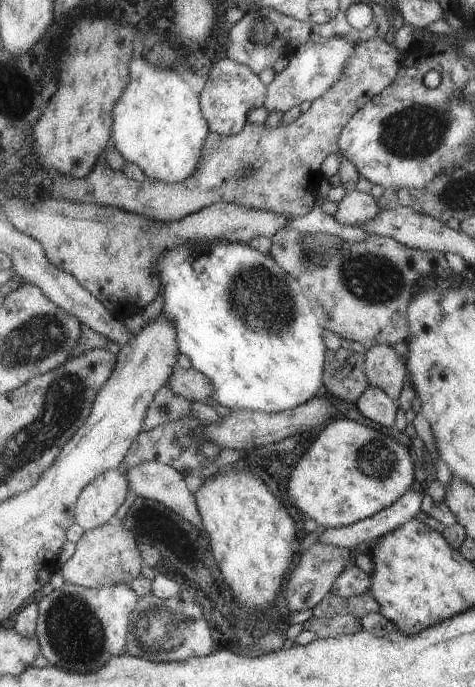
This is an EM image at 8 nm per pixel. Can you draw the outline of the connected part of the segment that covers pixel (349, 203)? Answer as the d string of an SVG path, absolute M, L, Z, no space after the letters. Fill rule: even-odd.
M353 189L351 192L346 192L337 203L337 210L332 217L345 226L360 226L373 219L379 210L378 204L370 193Z

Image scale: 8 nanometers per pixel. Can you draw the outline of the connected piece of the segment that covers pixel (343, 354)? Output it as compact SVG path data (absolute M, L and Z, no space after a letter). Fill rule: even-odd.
M342 347L325 352L323 386L333 397L353 403L367 385L364 355Z

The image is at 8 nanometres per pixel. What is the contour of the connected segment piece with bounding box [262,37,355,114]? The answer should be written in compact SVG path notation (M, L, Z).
M331 37L327 42L317 44L307 42L303 47L297 47L288 54L288 63L274 79L266 86L267 94L262 106L266 112L285 112L292 106L308 100L311 102L324 94L333 83L343 74L347 66L348 56L355 52L355 44L339 37Z

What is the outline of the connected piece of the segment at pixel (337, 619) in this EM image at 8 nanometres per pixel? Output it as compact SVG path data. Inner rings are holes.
M335 615L323 618L311 618L302 624L303 630L311 630L317 639L350 635L361 630L360 619L351 615Z

